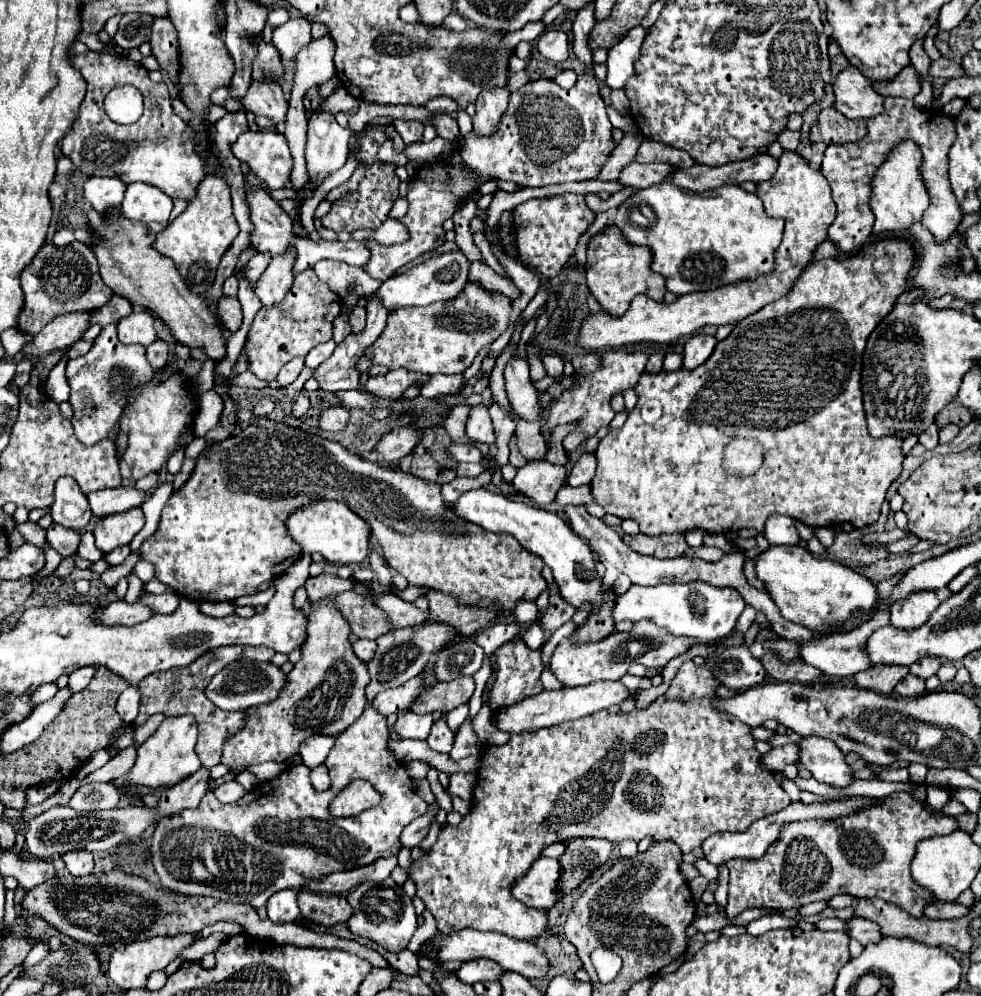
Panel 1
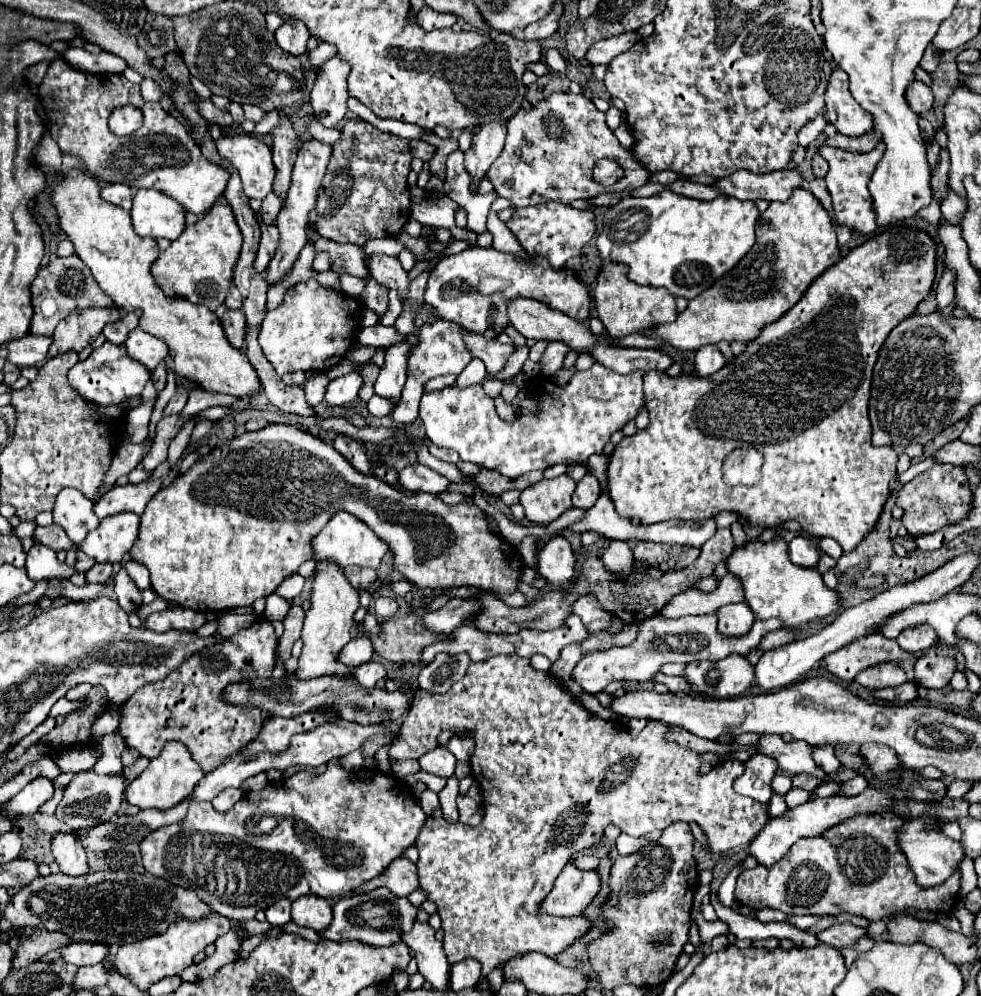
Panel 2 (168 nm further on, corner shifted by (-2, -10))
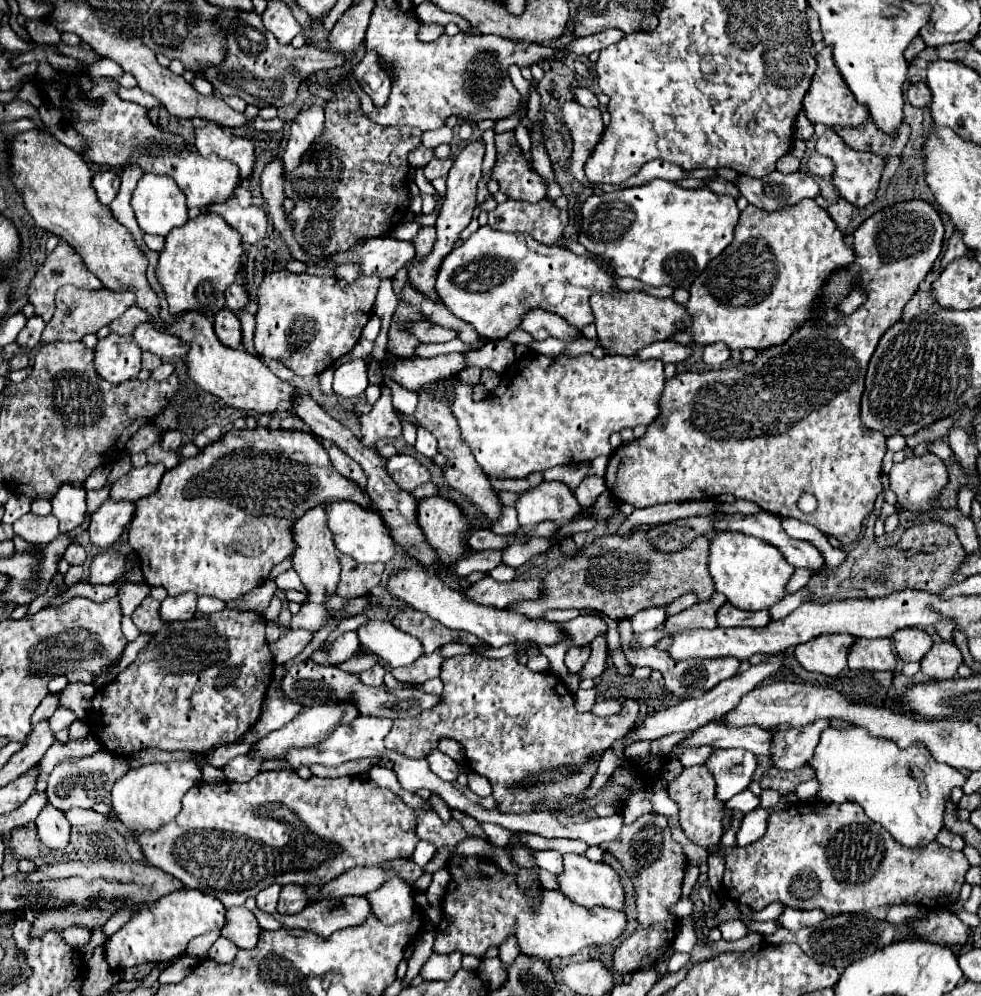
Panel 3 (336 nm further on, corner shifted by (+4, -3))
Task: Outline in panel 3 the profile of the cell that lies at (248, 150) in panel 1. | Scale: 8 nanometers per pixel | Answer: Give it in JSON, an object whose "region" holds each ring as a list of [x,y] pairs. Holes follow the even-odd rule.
{"region":[[[206,123],[206,127],[194,129],[194,145],[200,155],[216,153],[222,159],[228,159],[240,167],[240,179],[248,179],[254,167],[254,145],[250,139],[236,137],[228,129]]]}

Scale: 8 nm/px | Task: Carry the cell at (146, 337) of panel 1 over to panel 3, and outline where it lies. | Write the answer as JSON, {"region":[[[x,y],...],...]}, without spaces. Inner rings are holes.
{"region":[[[150,323],[138,325],[134,331],[134,339],[142,351],[150,351],[164,359],[184,357],[188,353],[188,345],[182,339],[178,339],[170,333],[162,333],[162,331],[154,329]]]}

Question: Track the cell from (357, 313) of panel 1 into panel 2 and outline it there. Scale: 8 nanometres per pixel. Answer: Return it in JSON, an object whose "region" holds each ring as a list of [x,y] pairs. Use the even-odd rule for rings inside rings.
{"region":[[[376,324],[376,326],[370,326],[370,328],[360,328],[356,338],[364,346],[376,346],[376,348],[382,346],[382,348],[388,348],[390,344],[398,342],[398,332],[394,332],[392,326],[386,328],[382,324]]]}

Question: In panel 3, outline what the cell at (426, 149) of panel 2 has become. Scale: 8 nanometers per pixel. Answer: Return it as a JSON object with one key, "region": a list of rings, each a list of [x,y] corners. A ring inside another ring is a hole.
{"region":[[[420,145],[418,149],[414,149],[414,151],[408,155],[408,159],[410,159],[410,167],[412,167],[412,169],[424,169],[424,167],[428,165],[428,161],[432,159],[432,149]]]}

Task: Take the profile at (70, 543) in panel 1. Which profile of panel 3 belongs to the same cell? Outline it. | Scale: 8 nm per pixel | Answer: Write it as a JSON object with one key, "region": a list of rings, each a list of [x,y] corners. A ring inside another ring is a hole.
{"region":[[[26,513],[22,515],[16,523],[14,523],[14,531],[16,535],[20,535],[22,539],[26,539],[28,543],[48,543],[52,539],[58,537],[58,521],[54,515],[46,515],[46,517],[38,517],[34,513]]]}

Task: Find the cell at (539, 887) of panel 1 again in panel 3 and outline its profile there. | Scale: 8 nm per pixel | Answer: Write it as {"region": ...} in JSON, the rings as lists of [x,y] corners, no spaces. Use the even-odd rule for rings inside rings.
{"region":[[[564,855],[564,873],[558,875],[558,883],[562,893],[572,899],[578,901],[578,905],[584,907],[608,907],[608,909],[624,909],[624,887],[620,881],[620,875],[606,863],[594,863],[582,855]]]}

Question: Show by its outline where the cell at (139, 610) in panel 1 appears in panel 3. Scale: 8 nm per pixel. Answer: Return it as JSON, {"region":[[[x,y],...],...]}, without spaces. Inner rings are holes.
{"region":[[[182,593],[176,597],[166,597],[162,601],[160,615],[164,621],[188,621],[196,613],[196,595],[194,593]]]}

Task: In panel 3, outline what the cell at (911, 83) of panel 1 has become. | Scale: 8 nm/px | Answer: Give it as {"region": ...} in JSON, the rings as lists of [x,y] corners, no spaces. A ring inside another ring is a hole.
{"region":[[[920,81],[920,83],[908,85],[906,99],[908,99],[908,103],[910,103],[910,105],[914,105],[914,107],[926,107],[926,105],[930,105],[932,95],[930,95],[928,85],[926,85],[924,81]]]}

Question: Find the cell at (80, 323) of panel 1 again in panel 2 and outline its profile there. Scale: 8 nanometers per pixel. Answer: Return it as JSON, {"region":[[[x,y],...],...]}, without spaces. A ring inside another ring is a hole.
{"region":[[[86,308],[82,310],[82,314],[70,314],[66,320],[62,320],[54,334],[52,334],[52,346],[48,350],[48,356],[54,358],[58,354],[76,350],[80,352],[82,348],[90,346],[98,334],[102,332],[102,328],[108,322],[114,322],[122,316],[122,312],[118,308],[112,310],[102,310],[102,308]]]}

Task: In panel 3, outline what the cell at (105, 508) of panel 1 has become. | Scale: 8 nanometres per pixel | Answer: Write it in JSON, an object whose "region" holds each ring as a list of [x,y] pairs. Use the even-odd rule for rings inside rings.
{"region":[[[146,463],[140,469],[130,469],[122,479],[118,479],[110,491],[110,499],[114,501],[140,501],[150,493],[158,491],[160,479],[166,467],[162,463]]]}

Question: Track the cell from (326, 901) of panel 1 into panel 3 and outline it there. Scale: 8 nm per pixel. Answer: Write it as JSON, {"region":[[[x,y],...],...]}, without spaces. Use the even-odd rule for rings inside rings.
{"region":[[[284,885],[280,891],[276,911],[280,915],[296,915],[306,907],[306,903],[308,903],[308,895],[302,885]]]}

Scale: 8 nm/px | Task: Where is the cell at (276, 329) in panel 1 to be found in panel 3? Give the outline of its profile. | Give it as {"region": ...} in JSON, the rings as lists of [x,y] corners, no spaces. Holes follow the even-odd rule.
{"region":[[[280,269],[258,287],[254,349],[262,359],[276,359],[296,375],[320,375],[358,343],[362,327],[374,315],[380,275],[360,277],[352,285],[336,277],[290,273]]]}

